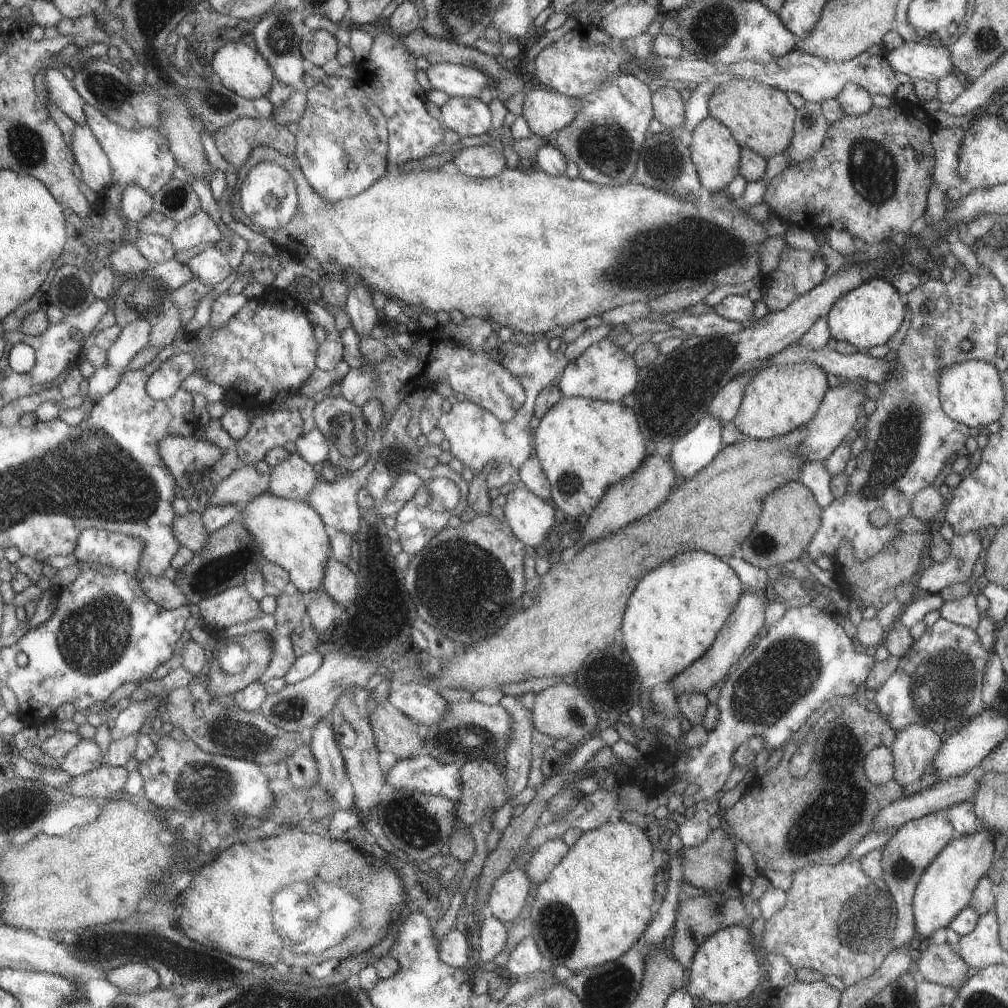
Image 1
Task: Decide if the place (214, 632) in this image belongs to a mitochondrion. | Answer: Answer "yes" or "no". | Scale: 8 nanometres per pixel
no

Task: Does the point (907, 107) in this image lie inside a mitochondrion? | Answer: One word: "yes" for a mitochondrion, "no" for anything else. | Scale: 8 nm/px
no

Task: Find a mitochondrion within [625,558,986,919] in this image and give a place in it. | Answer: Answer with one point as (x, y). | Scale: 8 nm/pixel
(839, 801)

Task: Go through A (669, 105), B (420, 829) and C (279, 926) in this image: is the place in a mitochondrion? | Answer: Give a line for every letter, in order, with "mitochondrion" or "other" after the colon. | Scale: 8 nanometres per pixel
A: other
B: mitochondrion
C: other

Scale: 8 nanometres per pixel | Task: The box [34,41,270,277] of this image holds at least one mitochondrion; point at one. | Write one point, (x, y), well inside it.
(110, 93)

